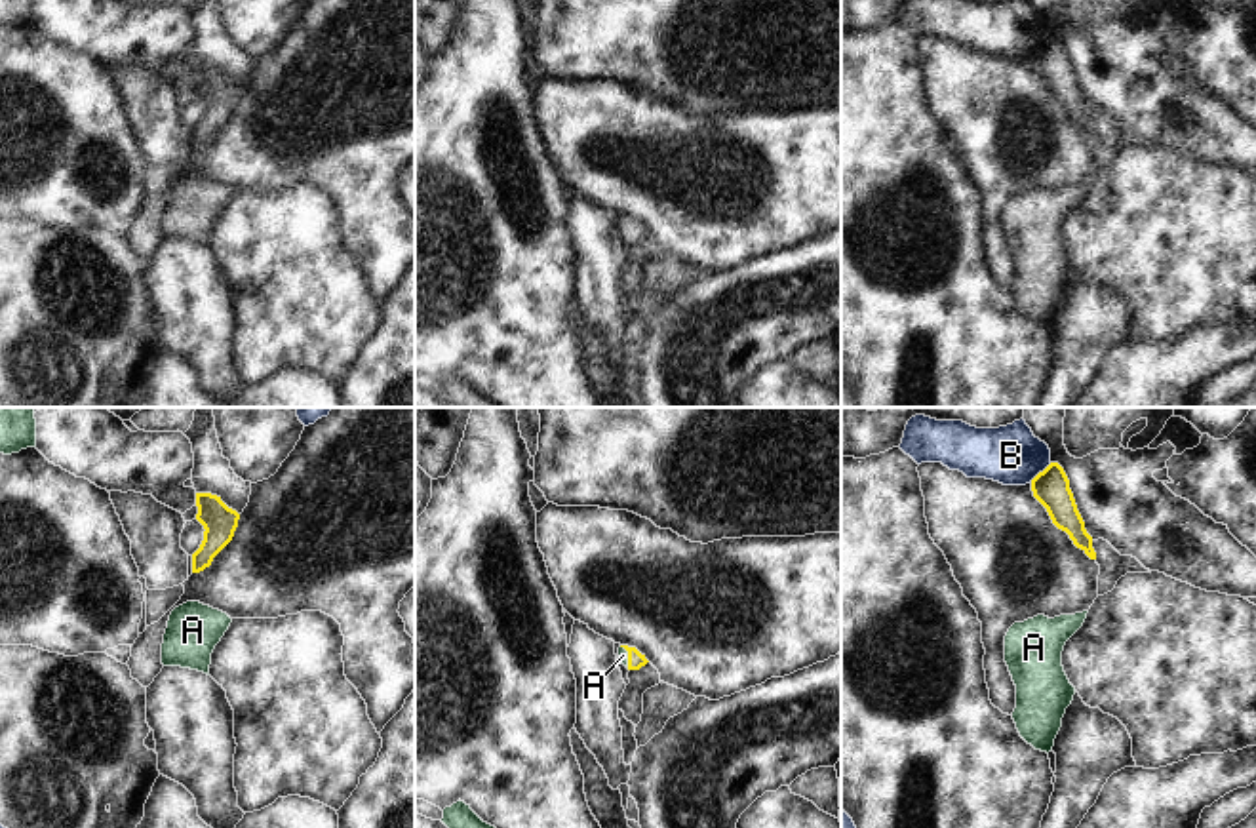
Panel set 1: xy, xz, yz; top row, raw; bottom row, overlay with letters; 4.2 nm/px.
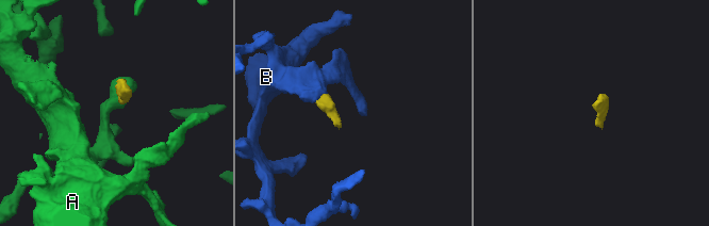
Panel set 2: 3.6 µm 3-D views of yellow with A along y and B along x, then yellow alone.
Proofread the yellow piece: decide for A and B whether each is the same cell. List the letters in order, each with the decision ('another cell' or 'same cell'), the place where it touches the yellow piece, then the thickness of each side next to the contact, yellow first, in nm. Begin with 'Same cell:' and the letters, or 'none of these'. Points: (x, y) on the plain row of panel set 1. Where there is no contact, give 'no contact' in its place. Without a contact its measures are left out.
Same cell: A
A: same cell; meets yellow in xz at (628, 231); 70 nm thick on the yellow side, 50 nm on the other
B: another cell; meets yellow in yz at (1040, 46); 160 nm thick on the yellow side, 260 nm on the other

